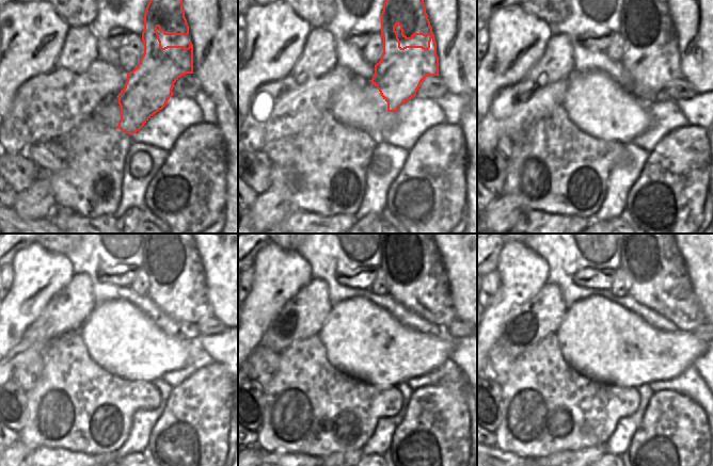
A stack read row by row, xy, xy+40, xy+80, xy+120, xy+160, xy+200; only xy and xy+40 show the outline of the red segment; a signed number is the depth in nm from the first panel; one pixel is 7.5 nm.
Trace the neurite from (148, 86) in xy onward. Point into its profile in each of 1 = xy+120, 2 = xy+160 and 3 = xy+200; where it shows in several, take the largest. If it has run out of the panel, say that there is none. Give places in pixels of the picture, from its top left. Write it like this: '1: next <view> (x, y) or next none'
1: next xy+120 (187, 301)
2: next xy+160 (416, 255)
3: next xy+200 (672, 296)

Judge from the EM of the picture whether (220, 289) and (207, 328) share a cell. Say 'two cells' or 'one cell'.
two cells

